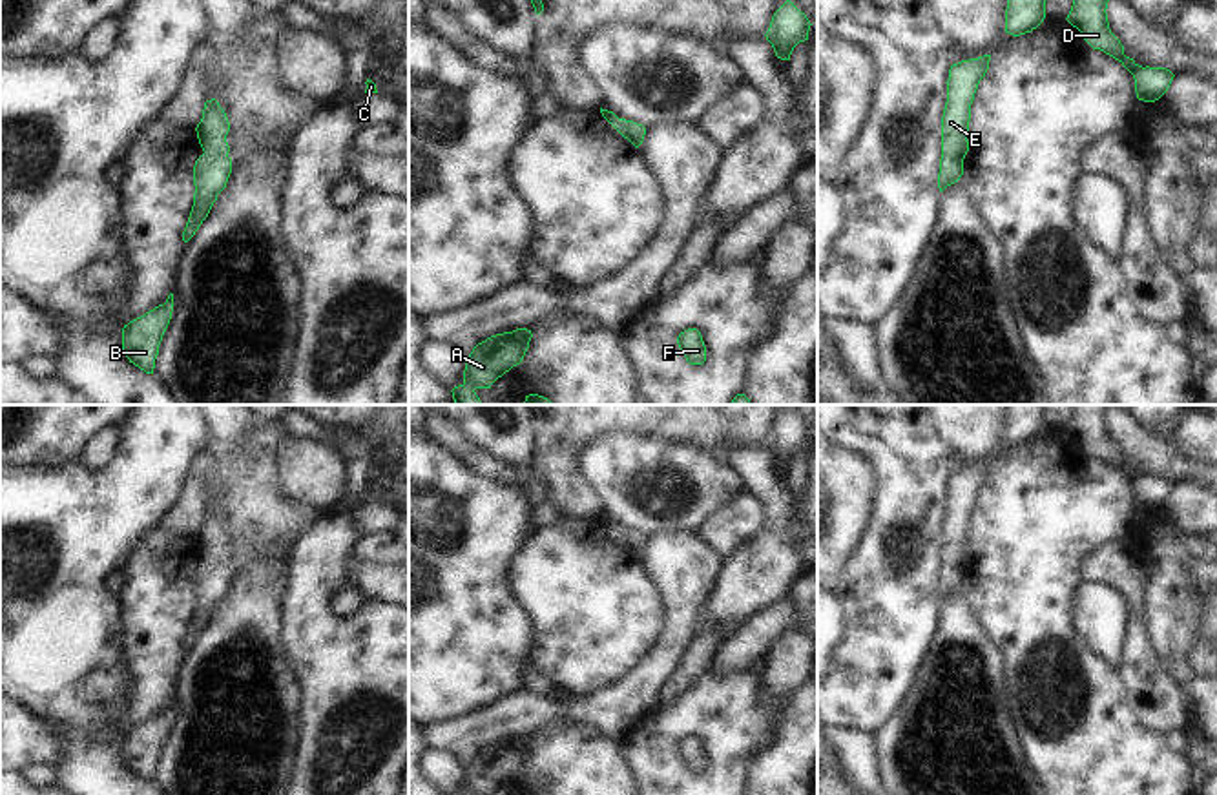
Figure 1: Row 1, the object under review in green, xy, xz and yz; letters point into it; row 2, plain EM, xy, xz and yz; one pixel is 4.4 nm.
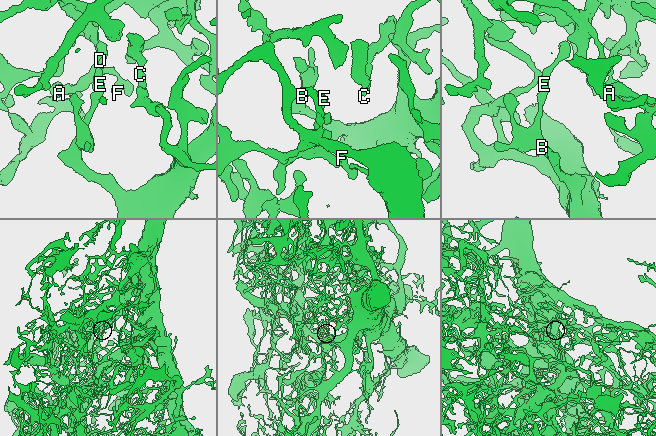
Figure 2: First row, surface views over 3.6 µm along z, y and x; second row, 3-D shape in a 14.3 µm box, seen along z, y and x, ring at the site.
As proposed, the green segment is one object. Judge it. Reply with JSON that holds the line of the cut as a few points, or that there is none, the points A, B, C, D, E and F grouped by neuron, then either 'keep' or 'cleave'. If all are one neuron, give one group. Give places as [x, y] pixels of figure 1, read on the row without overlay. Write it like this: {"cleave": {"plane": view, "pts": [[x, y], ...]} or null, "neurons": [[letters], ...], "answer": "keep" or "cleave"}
{"cleave": null, "neurons": [["A", "B", "C", "D", "E", "F"]], "answer": "keep"}

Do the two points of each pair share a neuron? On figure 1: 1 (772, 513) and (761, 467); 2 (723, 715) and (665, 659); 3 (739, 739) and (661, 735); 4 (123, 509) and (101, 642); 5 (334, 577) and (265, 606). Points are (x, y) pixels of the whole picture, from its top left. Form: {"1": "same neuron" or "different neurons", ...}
{"1": "same neuron", "2": "different neurons", "3": "same neuron", "4": "same neuron", "5": "different neurons"}

